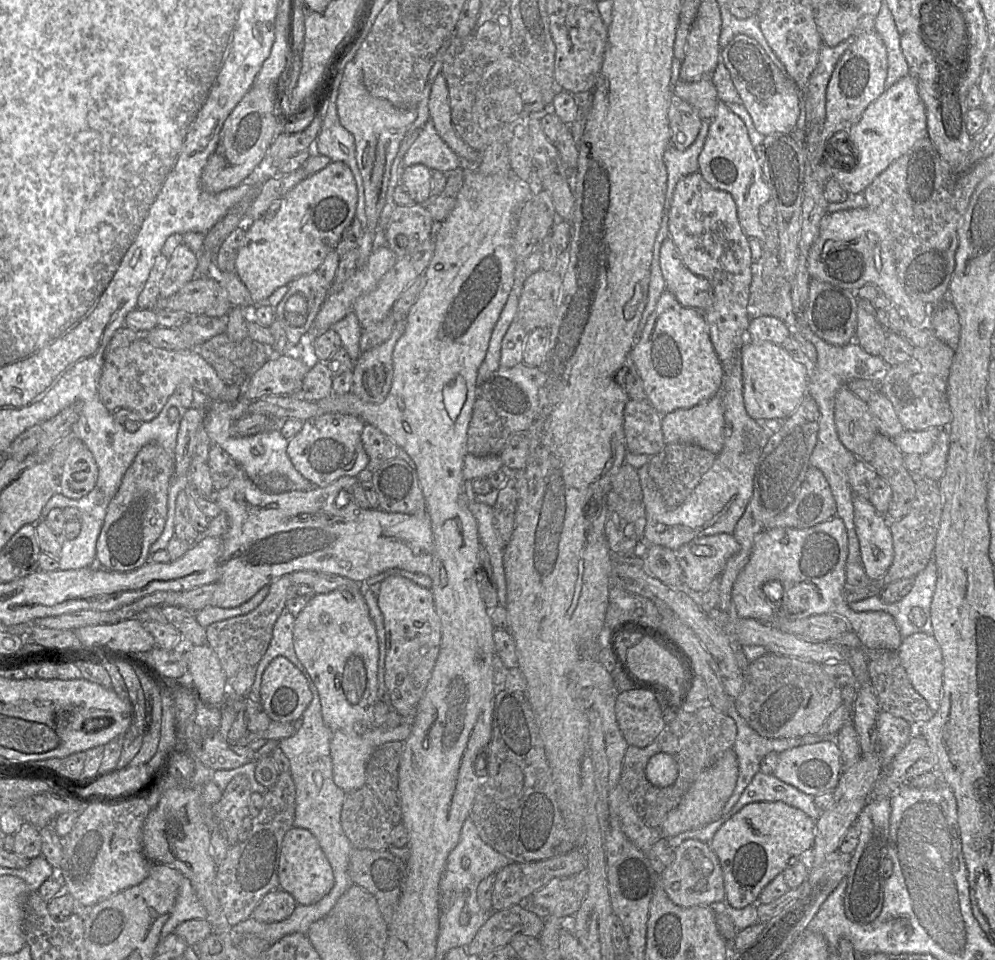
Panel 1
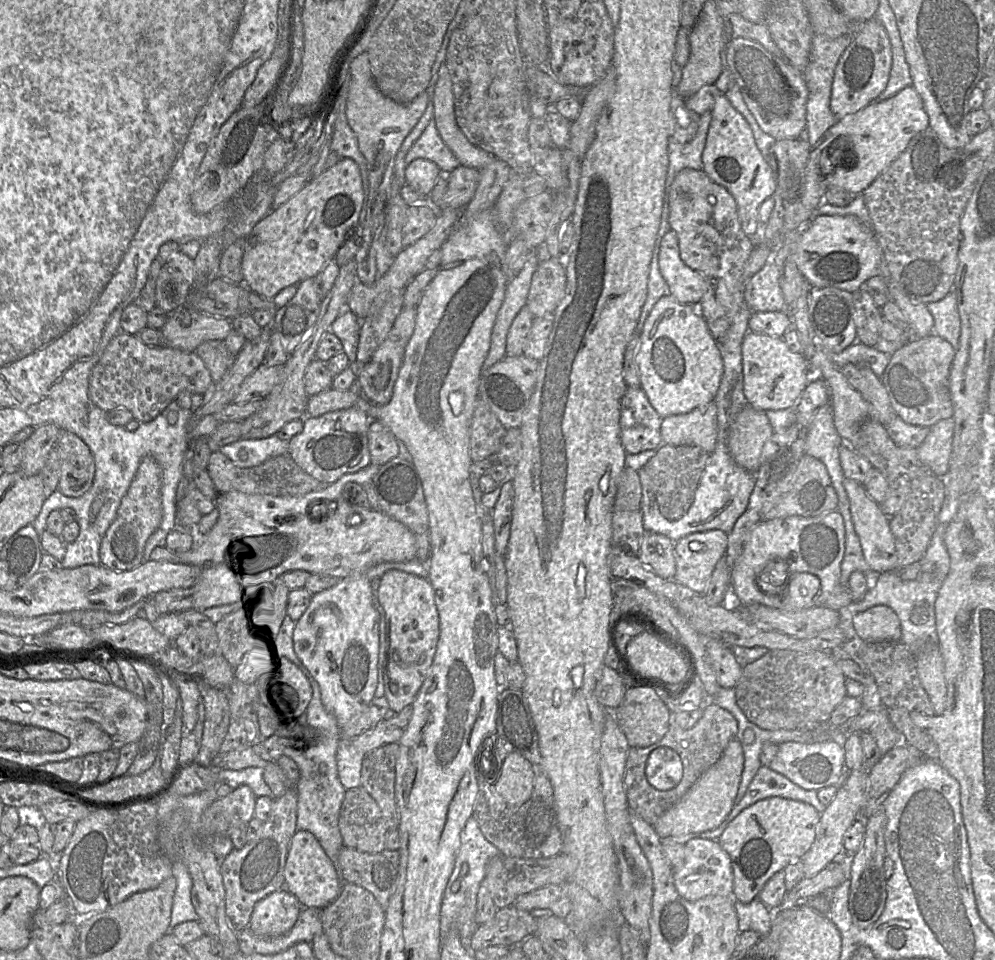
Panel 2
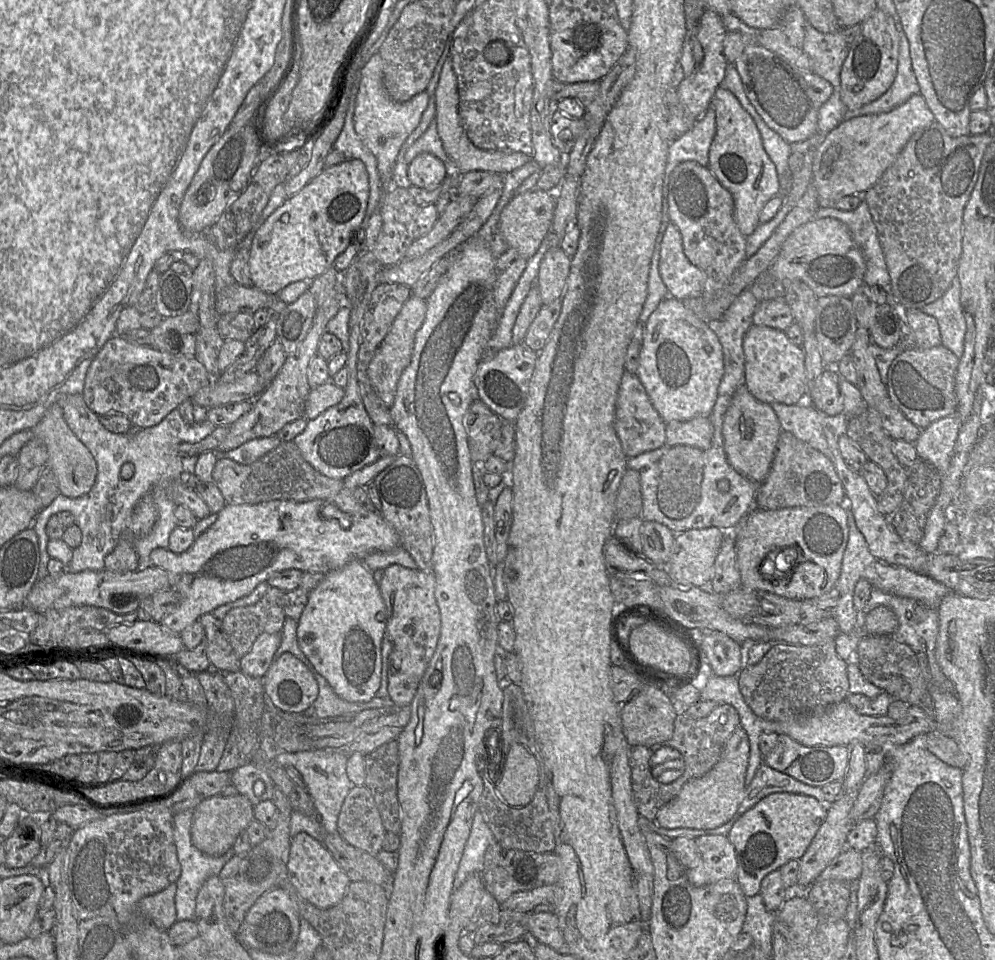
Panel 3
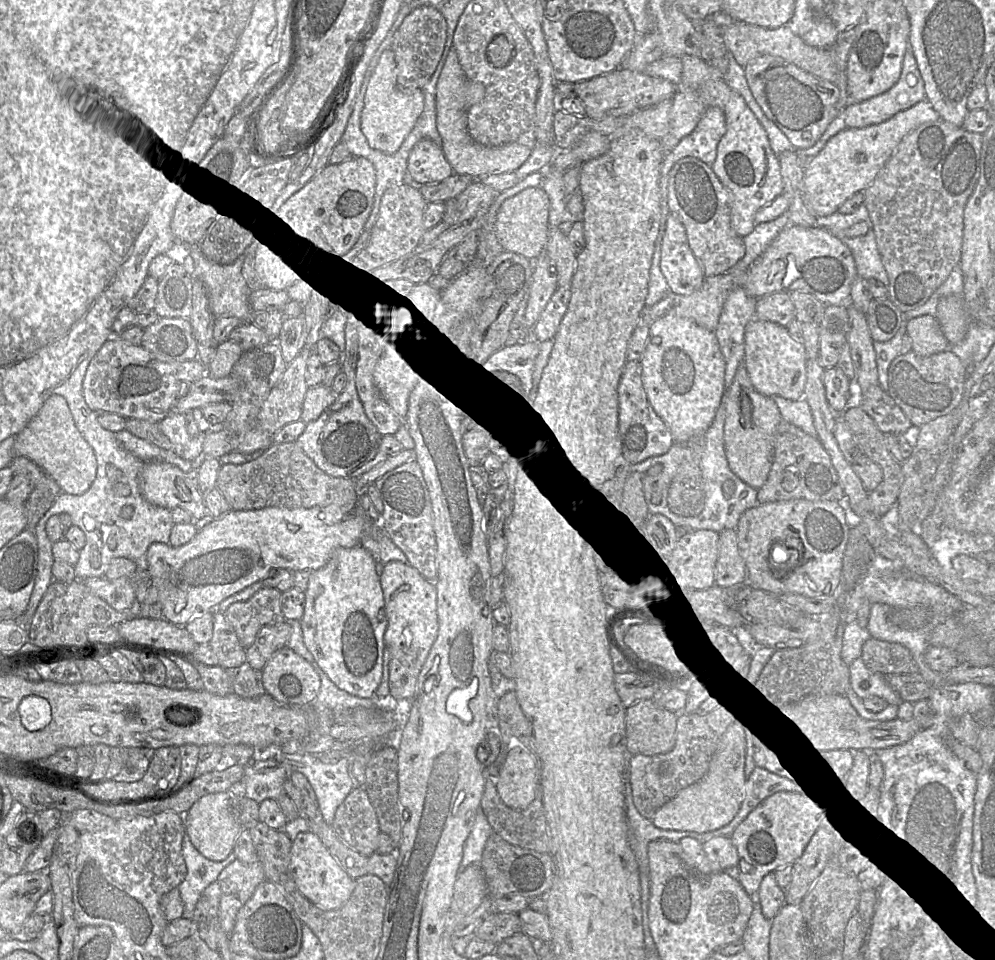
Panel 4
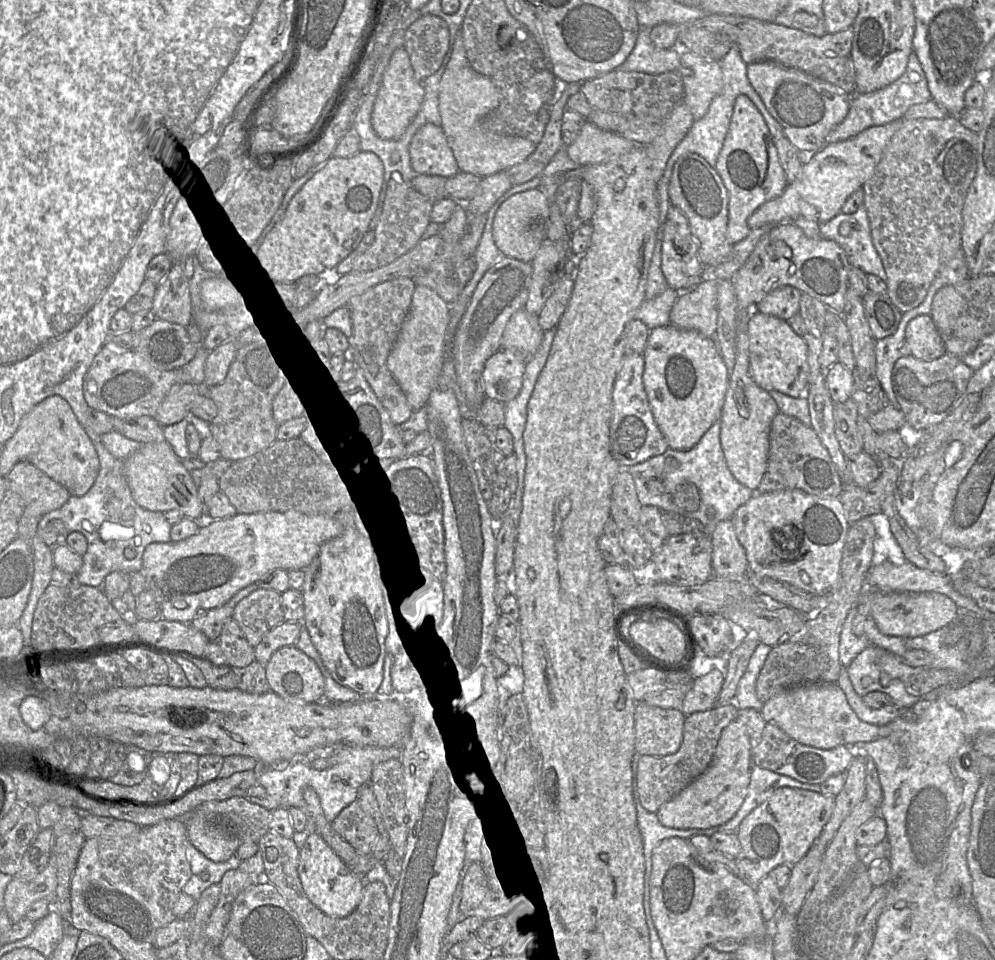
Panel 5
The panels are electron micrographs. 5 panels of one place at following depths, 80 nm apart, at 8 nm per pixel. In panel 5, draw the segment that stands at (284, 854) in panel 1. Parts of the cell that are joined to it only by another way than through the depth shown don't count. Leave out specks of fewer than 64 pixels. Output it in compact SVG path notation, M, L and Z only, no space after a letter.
M309 830L304 845L299 849L298 875L309 900L325 914L344 918L353 913L362 900L365 881L355 874L325 842L322 836Z

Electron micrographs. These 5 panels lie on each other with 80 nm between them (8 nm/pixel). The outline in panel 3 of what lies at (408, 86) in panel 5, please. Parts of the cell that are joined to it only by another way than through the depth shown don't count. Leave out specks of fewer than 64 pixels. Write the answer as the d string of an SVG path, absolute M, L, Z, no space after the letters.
M375 53L362 69L355 101L354 128L365 146L376 157L382 194L389 188L395 187L392 184L392 174L396 156L401 145L418 125L428 100L429 96L425 90L405 102L392 100L383 84L383 60L379 53Z

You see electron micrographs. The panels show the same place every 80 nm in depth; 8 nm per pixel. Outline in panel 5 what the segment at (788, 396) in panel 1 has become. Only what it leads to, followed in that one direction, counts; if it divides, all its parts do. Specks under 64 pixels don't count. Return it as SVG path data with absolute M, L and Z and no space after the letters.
M752 310L748 318L747 333L749 338L749 369L755 383L767 392L776 390L793 398L805 394L809 385L807 344L802 336L793 331L788 321Z

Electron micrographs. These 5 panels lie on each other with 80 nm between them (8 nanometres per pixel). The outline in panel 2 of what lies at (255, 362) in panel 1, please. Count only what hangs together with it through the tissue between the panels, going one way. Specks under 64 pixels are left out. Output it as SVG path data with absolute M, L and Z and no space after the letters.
M209 340L194 351L208 368L214 383L219 382L235 361L225 344L225 340Z

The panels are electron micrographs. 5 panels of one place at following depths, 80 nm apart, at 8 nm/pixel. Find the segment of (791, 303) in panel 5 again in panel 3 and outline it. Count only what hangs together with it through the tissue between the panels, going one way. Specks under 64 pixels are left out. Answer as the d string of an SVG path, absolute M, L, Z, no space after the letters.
M783 298L759 301L752 318L752 324L785 331L794 318Z

